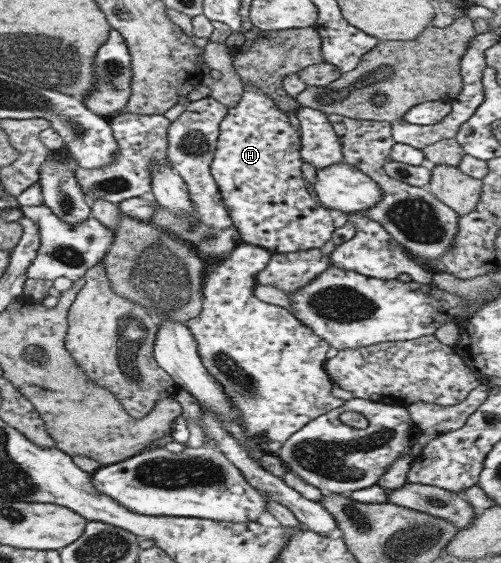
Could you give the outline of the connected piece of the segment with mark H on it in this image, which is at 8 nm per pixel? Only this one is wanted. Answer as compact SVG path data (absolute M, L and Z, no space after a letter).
M244 83L244 90L241 100L238 105L228 107L226 118L222 120L219 128L219 136L217 141L217 148L215 149L215 156L211 163L211 174L218 184L220 193L222 194L224 203L228 208L230 217L235 223L235 228L239 231L239 239L242 242L258 245L258 247L267 249L271 254L273 253L290 253L301 252L302 250L321 248L328 240L331 239L334 233L334 215L335 213L329 208L322 206L314 197L312 190L302 178L302 161L301 157L301 132L294 129L290 124L288 114L282 111L261 89L251 83Z

